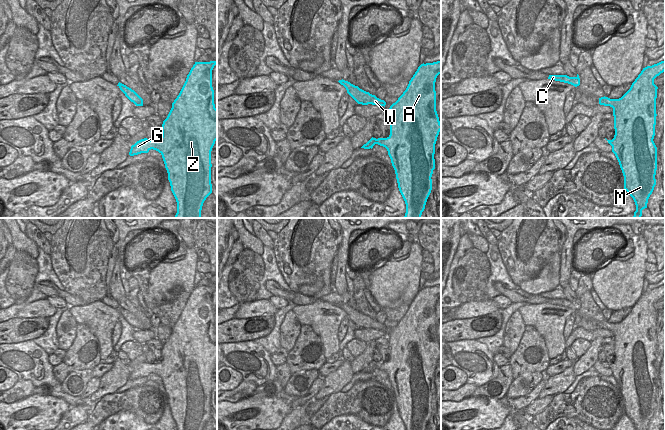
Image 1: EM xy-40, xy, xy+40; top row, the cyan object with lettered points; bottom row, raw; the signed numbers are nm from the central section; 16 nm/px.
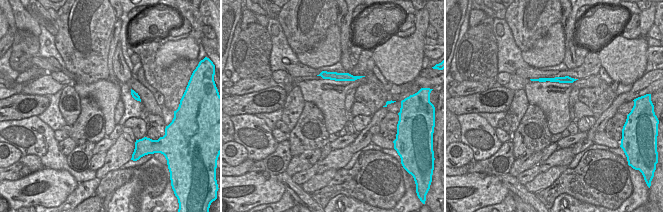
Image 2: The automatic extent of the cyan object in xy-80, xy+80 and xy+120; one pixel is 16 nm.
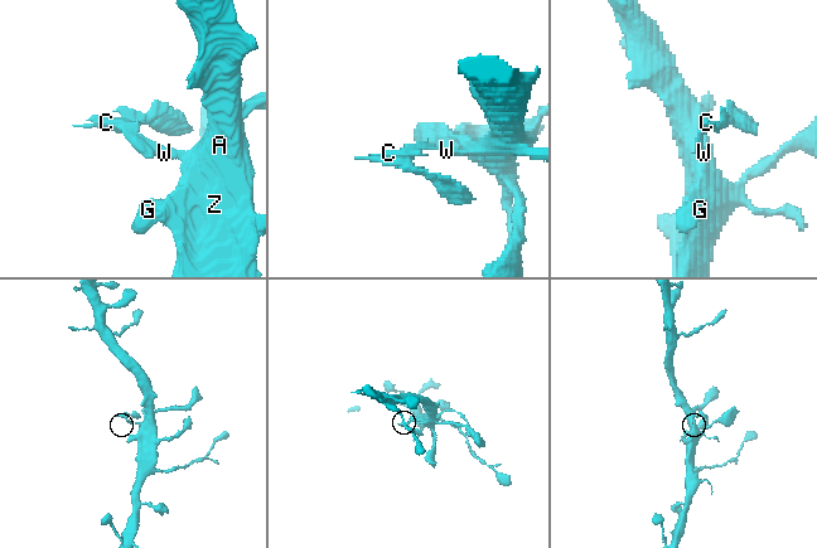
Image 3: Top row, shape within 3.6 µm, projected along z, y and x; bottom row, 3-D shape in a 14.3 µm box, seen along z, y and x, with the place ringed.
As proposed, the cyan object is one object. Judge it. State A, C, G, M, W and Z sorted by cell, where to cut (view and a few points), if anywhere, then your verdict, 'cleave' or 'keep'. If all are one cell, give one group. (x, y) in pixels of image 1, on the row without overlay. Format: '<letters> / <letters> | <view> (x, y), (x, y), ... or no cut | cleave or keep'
A G M W Z / C | xy (373, 319), (370, 327) | cleave

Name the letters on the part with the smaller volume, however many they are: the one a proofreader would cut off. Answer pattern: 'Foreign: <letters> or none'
Foreign: C

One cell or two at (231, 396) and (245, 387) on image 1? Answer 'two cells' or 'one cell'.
one cell

